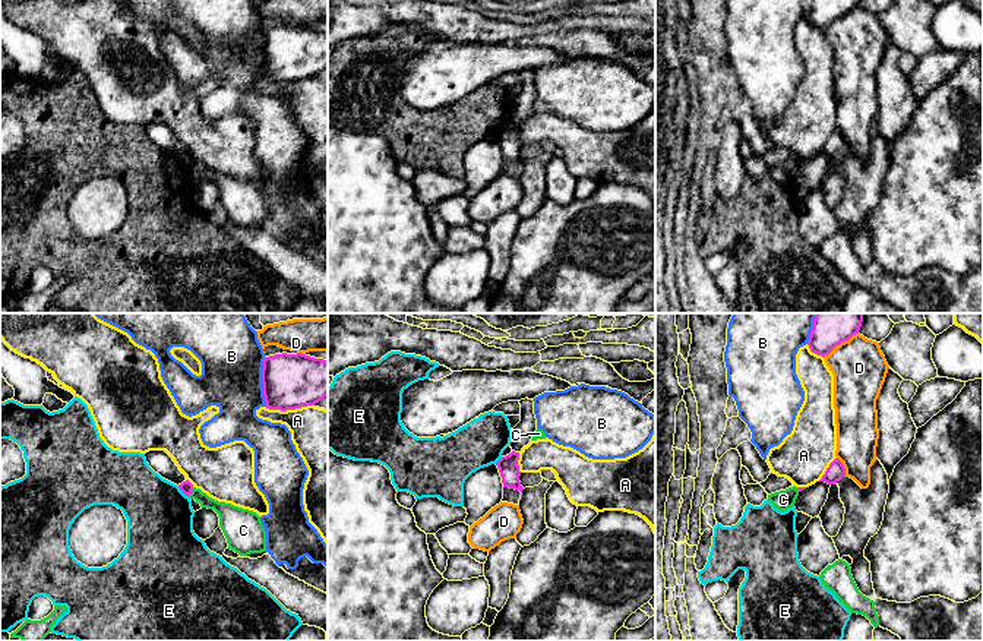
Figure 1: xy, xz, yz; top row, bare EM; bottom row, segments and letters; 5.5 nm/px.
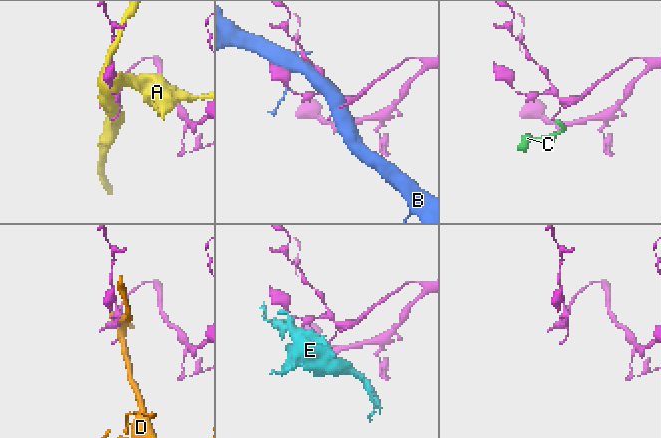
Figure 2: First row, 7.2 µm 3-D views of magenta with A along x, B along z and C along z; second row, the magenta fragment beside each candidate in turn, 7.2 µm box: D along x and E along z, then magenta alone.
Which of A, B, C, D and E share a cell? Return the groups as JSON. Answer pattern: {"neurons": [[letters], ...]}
{"neurons": [["A"], ["B"], ["C"], ["D"], ["E"]]}

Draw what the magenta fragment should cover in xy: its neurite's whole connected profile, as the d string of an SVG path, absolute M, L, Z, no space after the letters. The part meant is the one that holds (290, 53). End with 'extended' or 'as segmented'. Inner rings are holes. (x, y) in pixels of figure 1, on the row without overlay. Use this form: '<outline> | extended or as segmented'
M301 25L265 29L263 69L269 82L295 82L328 69L328 34Z | as segmented

